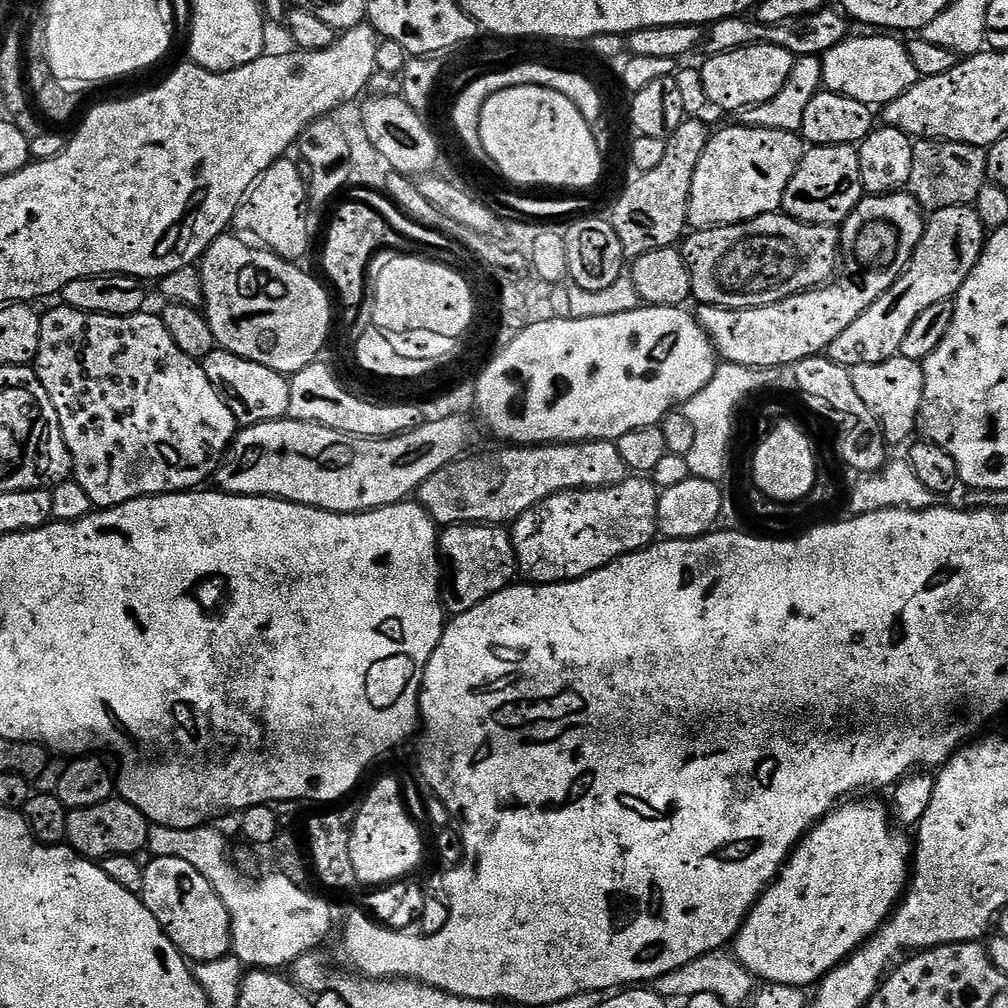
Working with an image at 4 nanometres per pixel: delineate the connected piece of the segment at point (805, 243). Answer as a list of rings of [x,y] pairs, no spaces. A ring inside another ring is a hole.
[[[771,212],[744,224],[719,224],[716,228],[693,231],[683,241],[682,251],[688,261],[692,296],[697,300],[697,305],[757,308],[782,302],[794,294],[829,283],[837,275],[836,263],[840,256],[842,260],[842,232],[839,227],[830,224],[803,224],[793,216]]]

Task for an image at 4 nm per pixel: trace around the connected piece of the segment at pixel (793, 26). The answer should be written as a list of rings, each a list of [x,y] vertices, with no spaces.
[[[829,6],[820,12],[815,12],[802,18],[790,18],[790,22],[781,24],[759,24],[755,18],[747,15],[722,18],[718,23],[711,25],[706,32],[706,48],[711,55],[726,54],[730,50],[745,48],[751,44],[777,44],[792,53],[793,56],[818,56],[838,46],[849,39],[848,24],[850,20],[843,11]]]

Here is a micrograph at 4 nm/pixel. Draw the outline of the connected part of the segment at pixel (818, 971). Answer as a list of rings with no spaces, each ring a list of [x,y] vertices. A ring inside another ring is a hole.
[[[852,798],[847,802],[841,803],[839,806],[832,809],[828,815],[821,818],[814,828],[811,828],[803,840],[797,844],[796,849],[792,851],[788,861],[784,867],[780,869],[779,876],[773,880],[772,885],[760,895],[760,901],[752,907],[752,911],[748,913],[748,917],[744,920],[744,925],[740,927],[739,934],[736,935],[734,941],[734,956],[740,961],[749,974],[760,982],[770,984],[781,984],[782,986],[794,986],[795,988],[807,989],[808,984],[815,985],[817,982],[824,979],[827,972],[835,970],[840,963],[860,945],[865,944],[878,929],[888,921],[888,917],[896,910],[897,904],[900,903],[910,879],[910,865],[914,860],[914,844],[911,839],[908,840],[903,831],[894,829],[893,821],[890,819],[890,808],[887,803],[884,804],[880,800],[856,800],[860,798]]]

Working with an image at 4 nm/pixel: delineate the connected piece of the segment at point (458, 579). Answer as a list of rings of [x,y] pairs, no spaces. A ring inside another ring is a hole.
[[[449,524],[439,533],[438,556],[442,561],[444,611],[449,617],[474,610],[486,598],[512,587],[518,576],[516,551],[507,527],[494,524]]]

